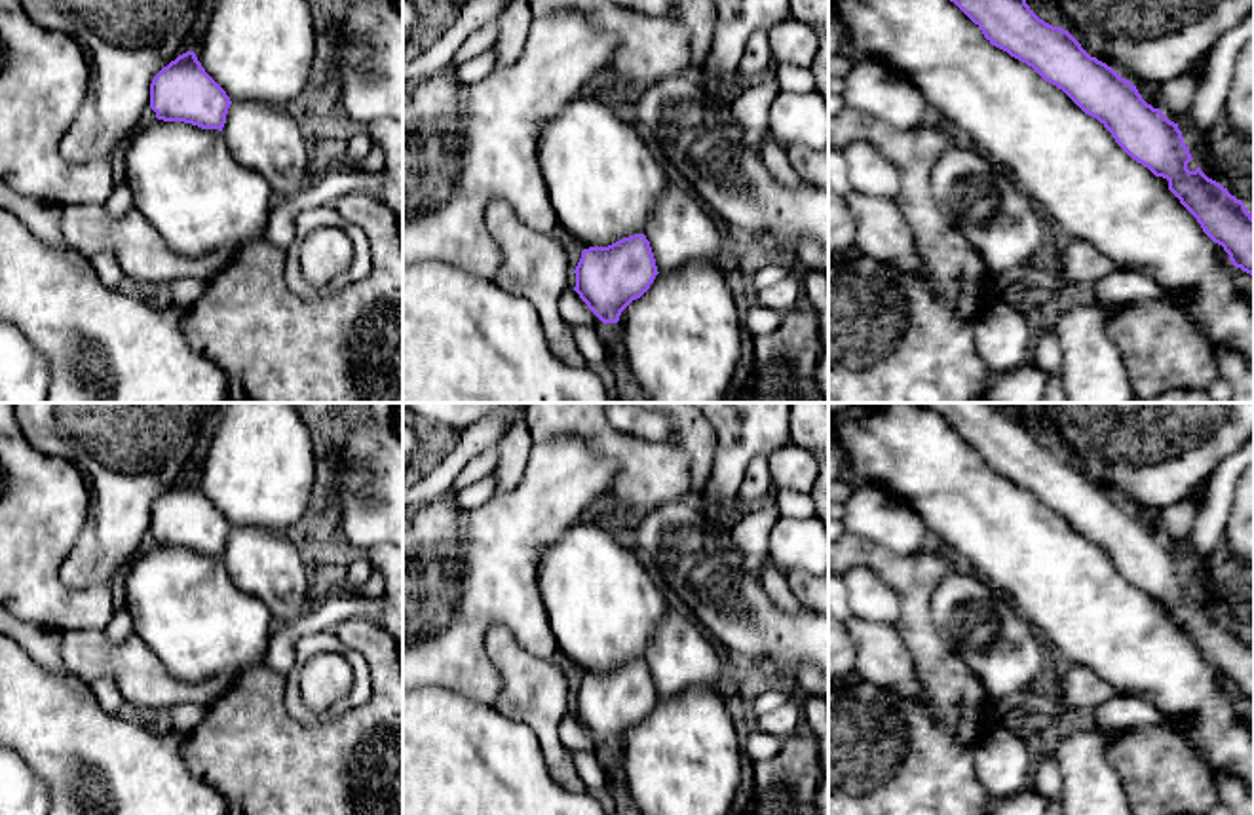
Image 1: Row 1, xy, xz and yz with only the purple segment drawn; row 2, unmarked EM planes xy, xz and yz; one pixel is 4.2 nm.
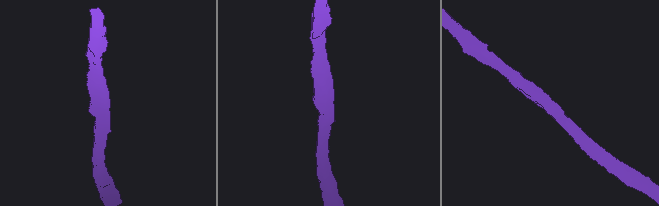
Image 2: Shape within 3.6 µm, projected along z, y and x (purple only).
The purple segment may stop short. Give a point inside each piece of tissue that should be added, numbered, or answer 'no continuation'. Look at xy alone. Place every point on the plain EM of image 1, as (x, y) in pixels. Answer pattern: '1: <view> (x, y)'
no continuation

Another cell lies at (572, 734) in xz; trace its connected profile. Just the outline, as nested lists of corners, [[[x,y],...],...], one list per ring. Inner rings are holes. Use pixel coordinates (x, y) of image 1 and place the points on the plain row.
[[[570,712],[562,718],[559,726],[560,741],[572,752],[591,752],[597,756],[606,756],[606,750],[587,733],[580,720]]]

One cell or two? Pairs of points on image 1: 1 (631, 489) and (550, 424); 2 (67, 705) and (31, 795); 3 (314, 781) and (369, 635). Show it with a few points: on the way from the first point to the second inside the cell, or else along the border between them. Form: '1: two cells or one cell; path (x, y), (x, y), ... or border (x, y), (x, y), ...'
1: one cell; path (627, 464), (588, 424), (574, 424)
2: two cells; border (19, 757), (50, 795)
3: one cell; path (350, 745), (382, 713), (382, 671)

